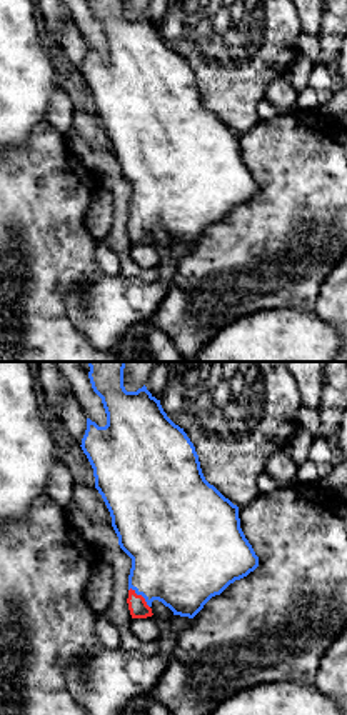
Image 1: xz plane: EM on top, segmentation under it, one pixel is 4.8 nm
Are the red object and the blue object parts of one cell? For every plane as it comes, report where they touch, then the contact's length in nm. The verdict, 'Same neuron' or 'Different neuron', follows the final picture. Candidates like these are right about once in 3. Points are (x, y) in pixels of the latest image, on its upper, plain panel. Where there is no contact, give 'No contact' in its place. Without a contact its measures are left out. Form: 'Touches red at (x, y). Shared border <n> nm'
Touches red at (142, 224). Shared border 140 nm

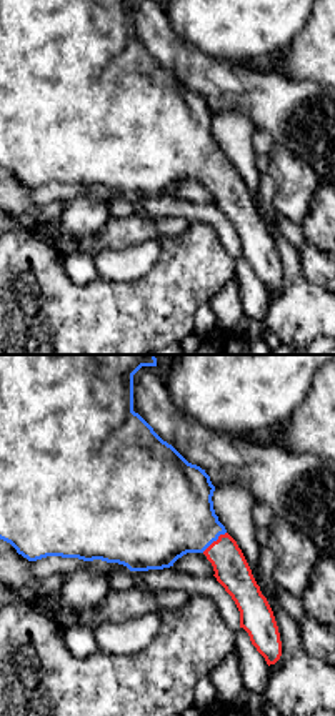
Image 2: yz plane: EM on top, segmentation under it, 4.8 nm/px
Touches red at (214, 169). Shared border 160 nm

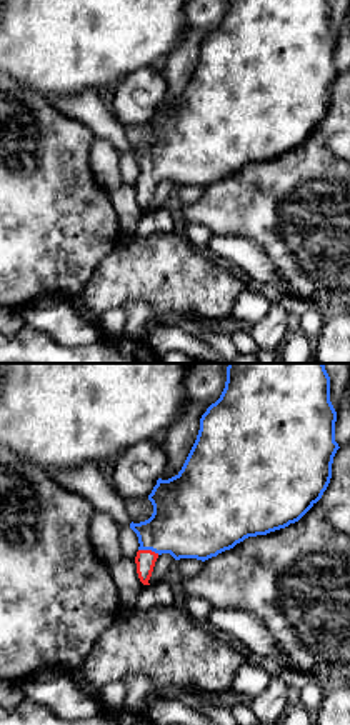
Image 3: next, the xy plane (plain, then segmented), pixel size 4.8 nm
Touches red at (149, 177). Shared border 110 nm

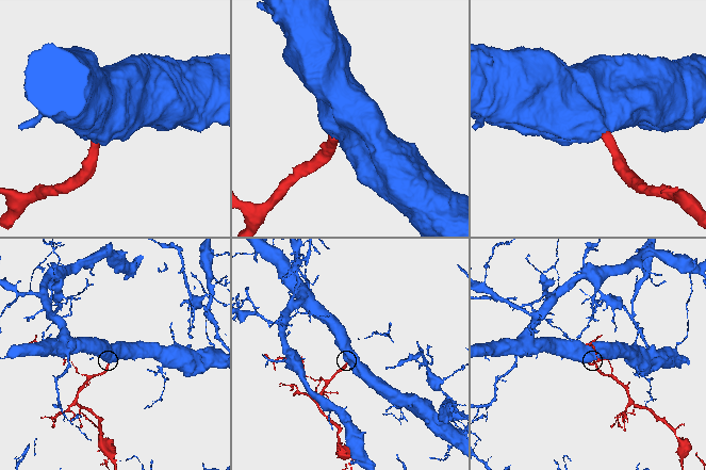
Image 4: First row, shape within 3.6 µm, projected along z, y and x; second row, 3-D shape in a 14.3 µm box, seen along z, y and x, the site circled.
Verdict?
Same neuron

